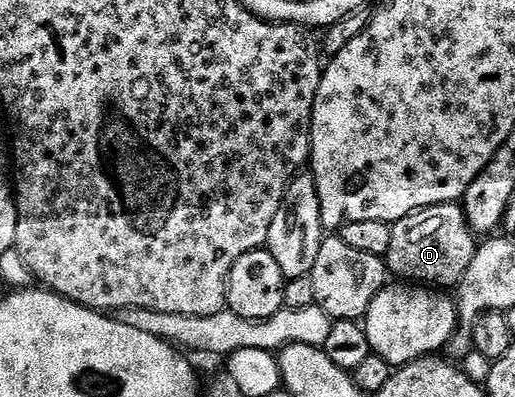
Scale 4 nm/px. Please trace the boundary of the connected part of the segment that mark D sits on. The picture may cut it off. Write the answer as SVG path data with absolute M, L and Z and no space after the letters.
M445 203L443 206L431 206L421 213L422 219L425 219L413 226L404 222L394 224L391 235L391 249L385 256L386 268L393 276L397 275L398 280L424 285L435 289L447 289L443 287L456 288L465 275L467 269L474 260L474 253L477 248L477 239L475 233L470 229L466 221L464 208L460 204Z

